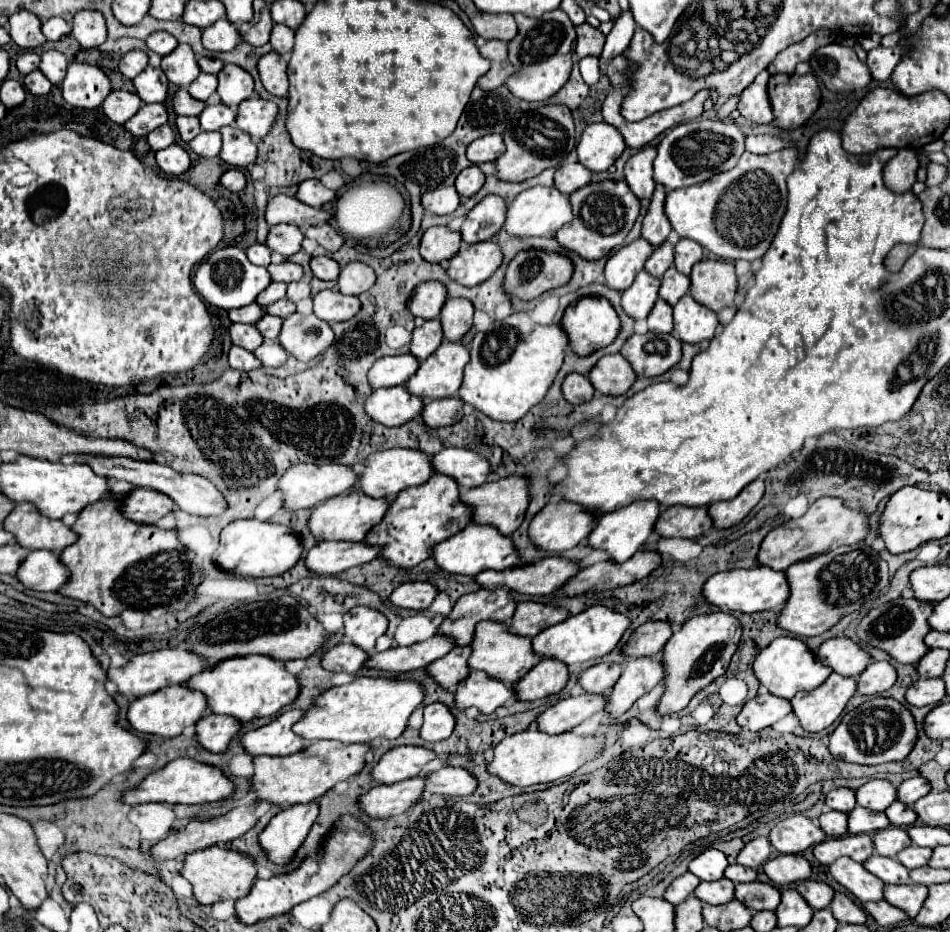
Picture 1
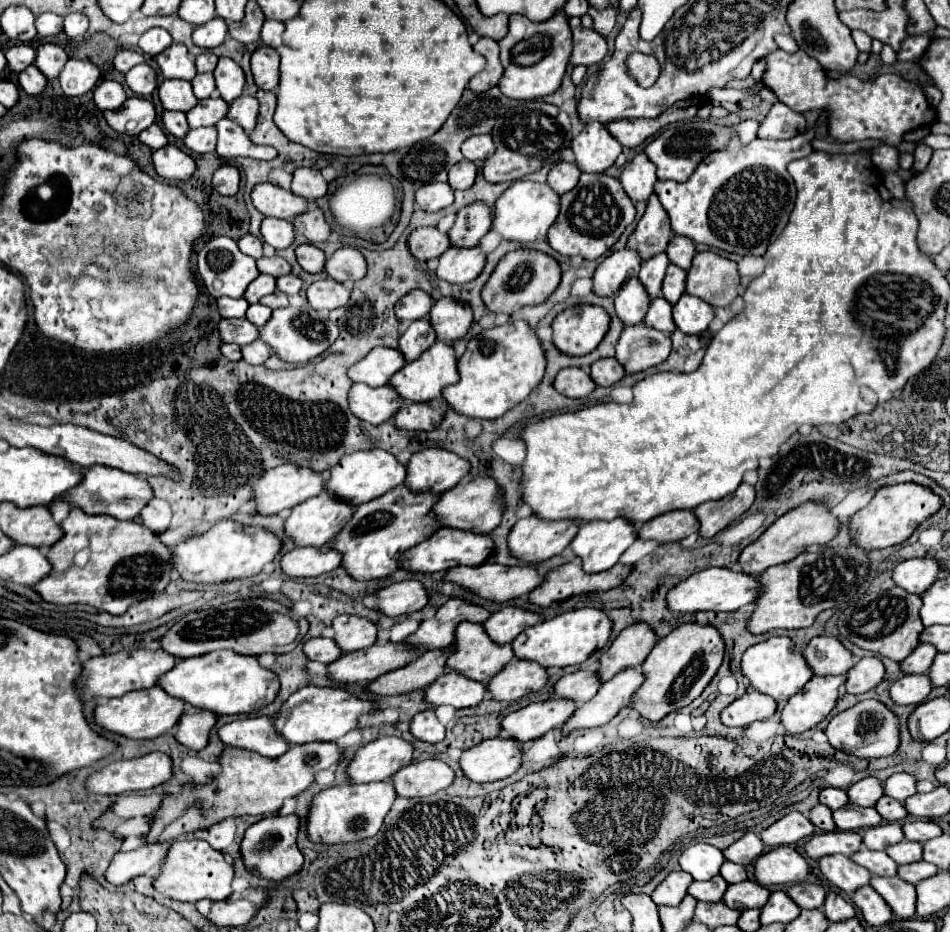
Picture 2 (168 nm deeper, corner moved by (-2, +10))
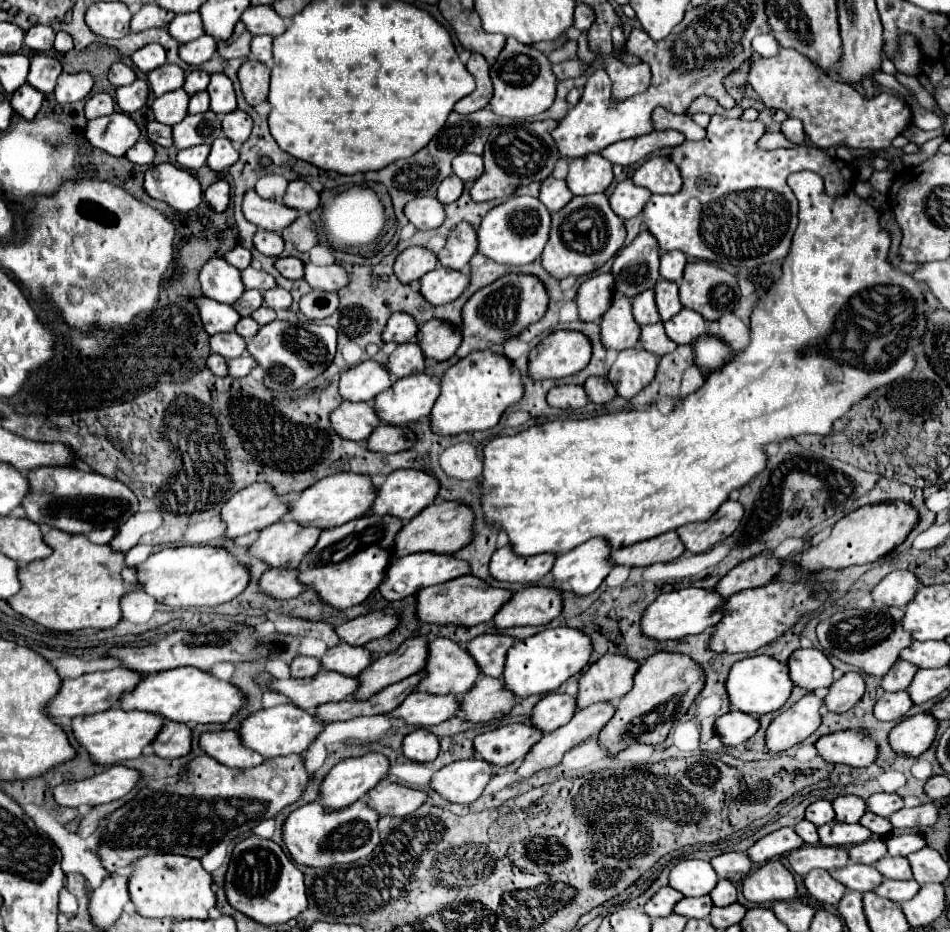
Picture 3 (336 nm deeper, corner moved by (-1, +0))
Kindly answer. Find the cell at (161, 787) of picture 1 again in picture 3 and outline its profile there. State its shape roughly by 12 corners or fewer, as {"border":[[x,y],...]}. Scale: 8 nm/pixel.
{"border":[[113,765],[85,781],[61,783],[61,807],[101,805],[127,795],[139,771]]}

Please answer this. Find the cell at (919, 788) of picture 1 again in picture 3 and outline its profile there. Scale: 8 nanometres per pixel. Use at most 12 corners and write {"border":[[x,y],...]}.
{"border":[[875,793],[867,811],[889,817],[903,807],[897,793]]}

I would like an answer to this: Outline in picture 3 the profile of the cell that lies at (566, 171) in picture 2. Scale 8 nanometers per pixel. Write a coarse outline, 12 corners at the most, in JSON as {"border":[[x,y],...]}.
{"border":[[547,177],[539,201],[557,213],[573,193],[563,179]]}

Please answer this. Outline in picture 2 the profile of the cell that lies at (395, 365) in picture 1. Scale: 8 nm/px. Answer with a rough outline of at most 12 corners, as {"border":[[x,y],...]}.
{"border":[[374,347],[348,377],[382,387],[404,365],[398,349]]}

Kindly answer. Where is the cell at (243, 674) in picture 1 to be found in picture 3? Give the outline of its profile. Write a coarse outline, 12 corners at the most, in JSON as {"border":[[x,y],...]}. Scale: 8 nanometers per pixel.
{"border":[[195,667],[141,679],[119,707],[225,723],[245,697]]}

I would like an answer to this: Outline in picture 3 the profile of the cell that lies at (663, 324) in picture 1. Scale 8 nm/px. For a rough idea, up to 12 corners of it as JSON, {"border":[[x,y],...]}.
{"border":[[661,323],[641,327],[641,347],[657,357],[677,345]]}

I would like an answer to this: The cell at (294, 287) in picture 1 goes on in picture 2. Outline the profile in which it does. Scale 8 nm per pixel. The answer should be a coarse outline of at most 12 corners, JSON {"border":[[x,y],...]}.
{"border":[[294,273],[278,277],[278,291],[294,295],[302,289],[302,279]]}

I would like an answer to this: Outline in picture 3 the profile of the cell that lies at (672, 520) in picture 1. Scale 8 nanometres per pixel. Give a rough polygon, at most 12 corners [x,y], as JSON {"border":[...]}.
{"border":[[675,531],[611,551],[613,565],[649,567],[681,557]]}

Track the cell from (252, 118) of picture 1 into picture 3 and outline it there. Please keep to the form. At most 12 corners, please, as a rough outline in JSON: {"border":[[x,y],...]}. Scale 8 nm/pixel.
{"border":[[231,111],[221,119],[223,133],[235,145],[251,135],[251,117]]}

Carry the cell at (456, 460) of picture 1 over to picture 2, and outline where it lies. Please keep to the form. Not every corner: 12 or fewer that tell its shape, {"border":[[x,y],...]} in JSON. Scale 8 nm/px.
{"border":[[448,449],[408,461],[406,485],[444,493],[470,475],[470,461]]}

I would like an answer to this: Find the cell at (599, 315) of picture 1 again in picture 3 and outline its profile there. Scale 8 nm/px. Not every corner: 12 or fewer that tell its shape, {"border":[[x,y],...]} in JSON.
{"border":[[555,331],[529,353],[531,379],[585,369],[589,339]]}

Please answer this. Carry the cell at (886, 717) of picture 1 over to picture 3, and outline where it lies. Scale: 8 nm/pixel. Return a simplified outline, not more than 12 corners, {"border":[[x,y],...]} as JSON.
{"border":[[837,731],[815,743],[827,763],[867,767],[877,745],[861,731]]}

